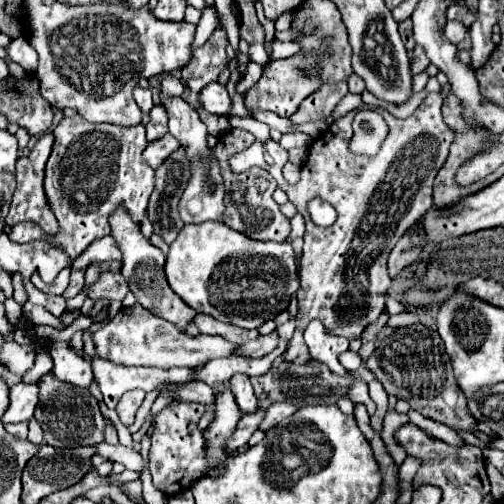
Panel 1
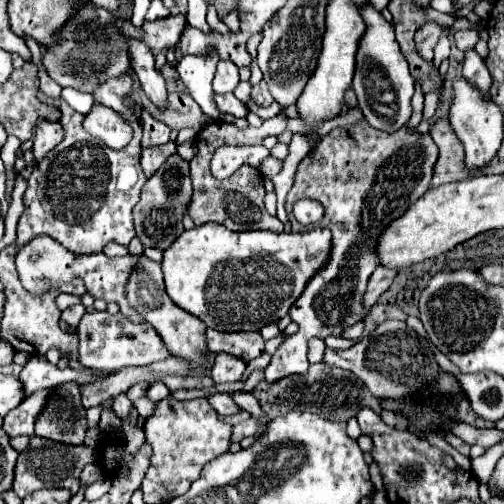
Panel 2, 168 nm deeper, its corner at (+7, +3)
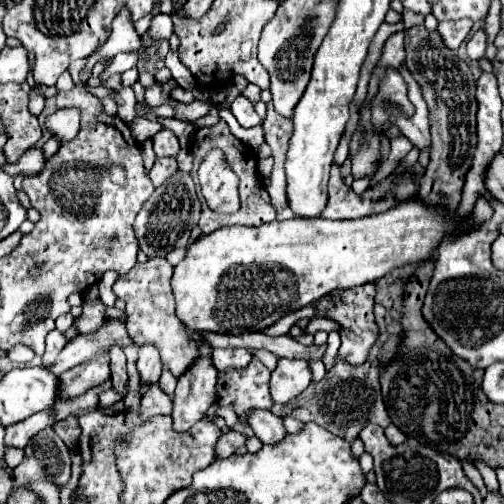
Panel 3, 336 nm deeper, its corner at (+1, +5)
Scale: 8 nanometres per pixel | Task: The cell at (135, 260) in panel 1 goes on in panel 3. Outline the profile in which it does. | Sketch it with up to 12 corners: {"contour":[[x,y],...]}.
{"contour":[[200,332],[202,356],[178,378],[176,432],[186,432],[214,404],[216,368]]}

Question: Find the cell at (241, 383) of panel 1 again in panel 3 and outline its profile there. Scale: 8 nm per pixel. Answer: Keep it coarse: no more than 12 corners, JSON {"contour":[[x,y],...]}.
{"contour":[[216,348],[212,352],[214,366],[244,368],[252,354],[240,350]]}

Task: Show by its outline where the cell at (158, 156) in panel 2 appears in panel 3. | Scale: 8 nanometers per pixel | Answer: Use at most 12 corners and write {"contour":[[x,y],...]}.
{"contour":[[158,158],[150,180],[160,186],[178,170],[174,158]]}

